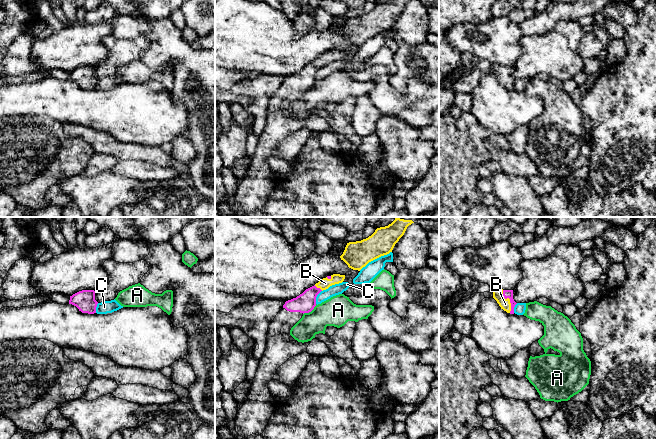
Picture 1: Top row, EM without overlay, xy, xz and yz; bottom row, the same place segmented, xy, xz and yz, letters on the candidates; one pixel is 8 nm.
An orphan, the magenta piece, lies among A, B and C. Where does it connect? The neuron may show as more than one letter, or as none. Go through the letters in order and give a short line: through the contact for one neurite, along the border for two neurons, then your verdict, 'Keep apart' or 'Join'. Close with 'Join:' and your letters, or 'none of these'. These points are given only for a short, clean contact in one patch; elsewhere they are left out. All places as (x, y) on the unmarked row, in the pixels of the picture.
A: Line: xz (316, 80), (310, 87), (303, 90). Keep apart
B: Line: yz (506, 69), (510, 76), (505, 80). Join
C: Line: xz (321, 66), (316, 73), (315, 79). Keep apart
Join: B

